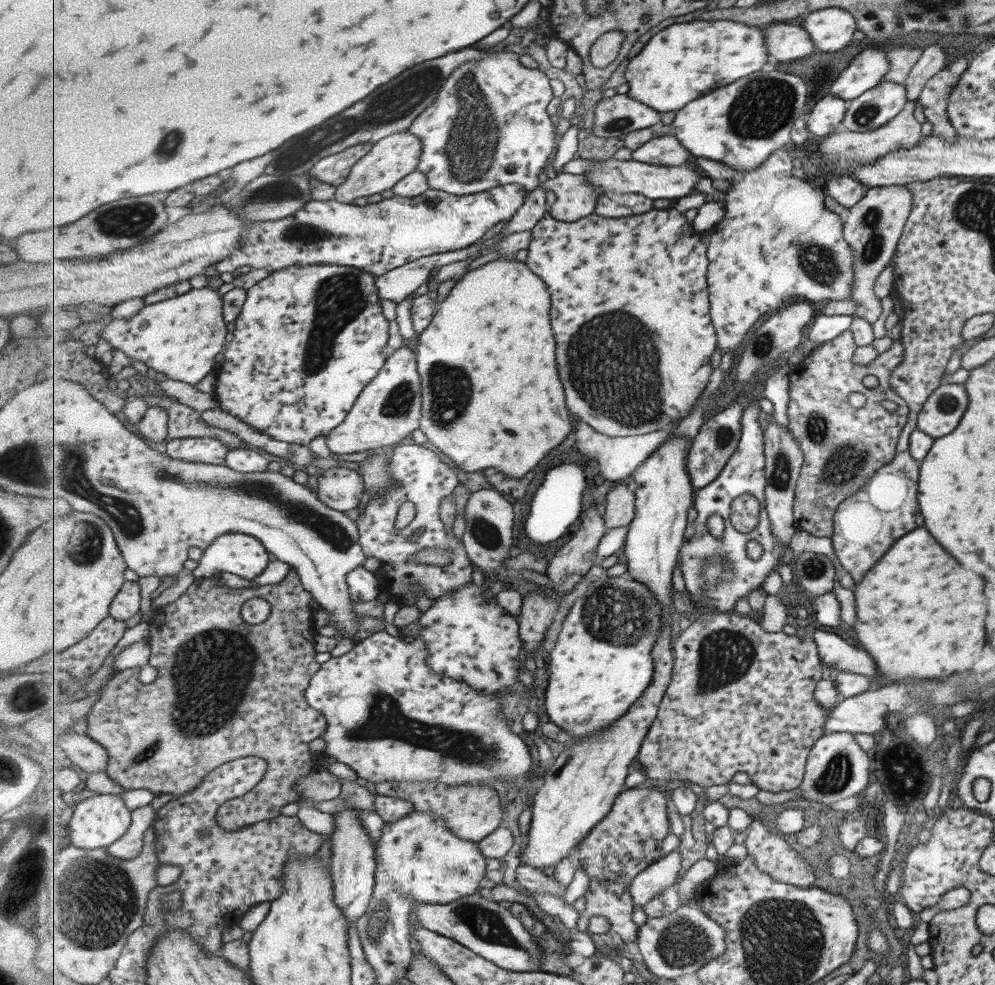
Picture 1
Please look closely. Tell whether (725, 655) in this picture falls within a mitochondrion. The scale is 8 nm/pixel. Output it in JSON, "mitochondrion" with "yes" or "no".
{"mitochondrion":"yes"}

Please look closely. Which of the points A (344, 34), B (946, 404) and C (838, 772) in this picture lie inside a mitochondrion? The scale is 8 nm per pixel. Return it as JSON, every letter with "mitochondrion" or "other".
{"A":"other","B":"mitochondrion","C":"mitochondrion"}

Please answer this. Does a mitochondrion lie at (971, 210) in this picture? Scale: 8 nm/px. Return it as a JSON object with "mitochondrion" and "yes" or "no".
{"mitochondrion":"yes"}

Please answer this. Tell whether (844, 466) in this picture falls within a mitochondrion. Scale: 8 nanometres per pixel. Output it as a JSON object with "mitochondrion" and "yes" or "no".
{"mitochondrion":"yes"}

